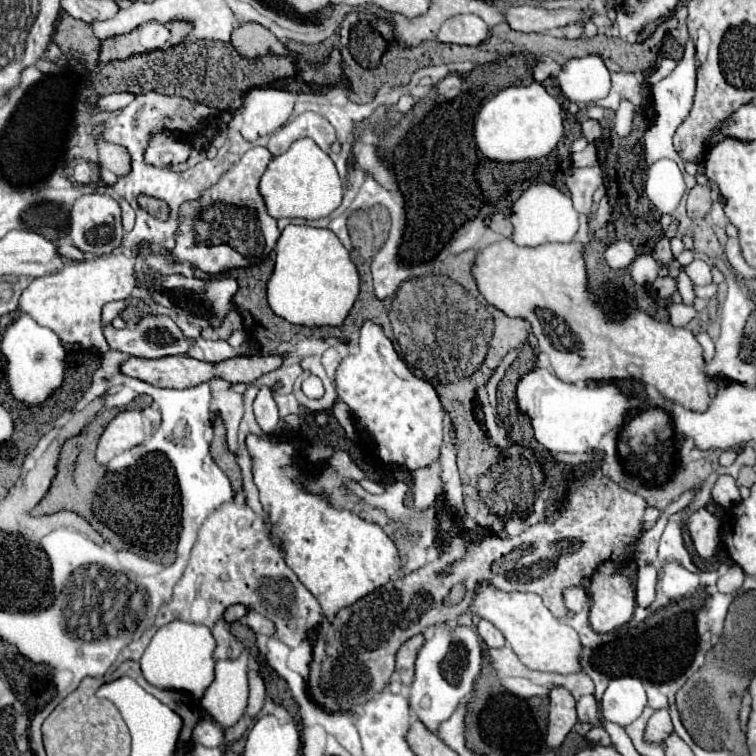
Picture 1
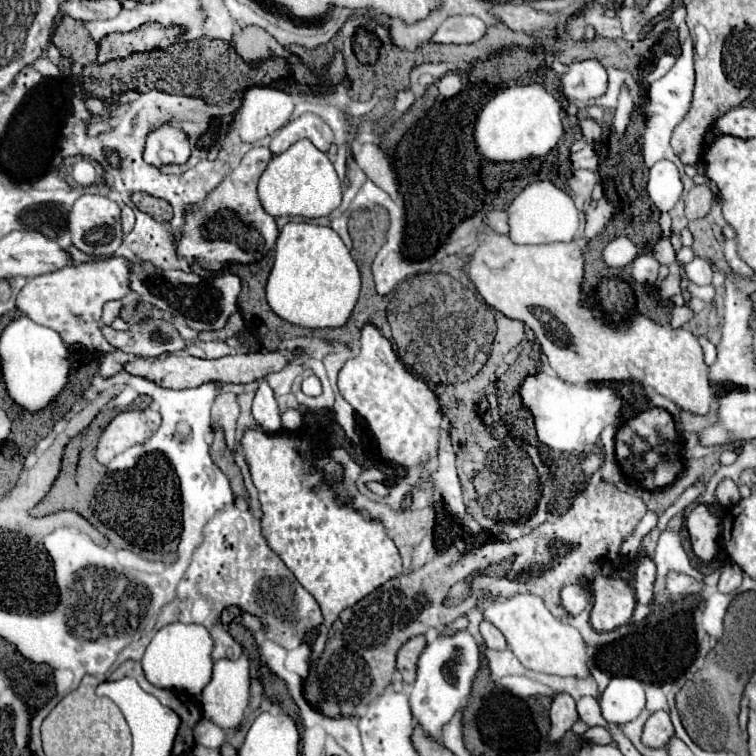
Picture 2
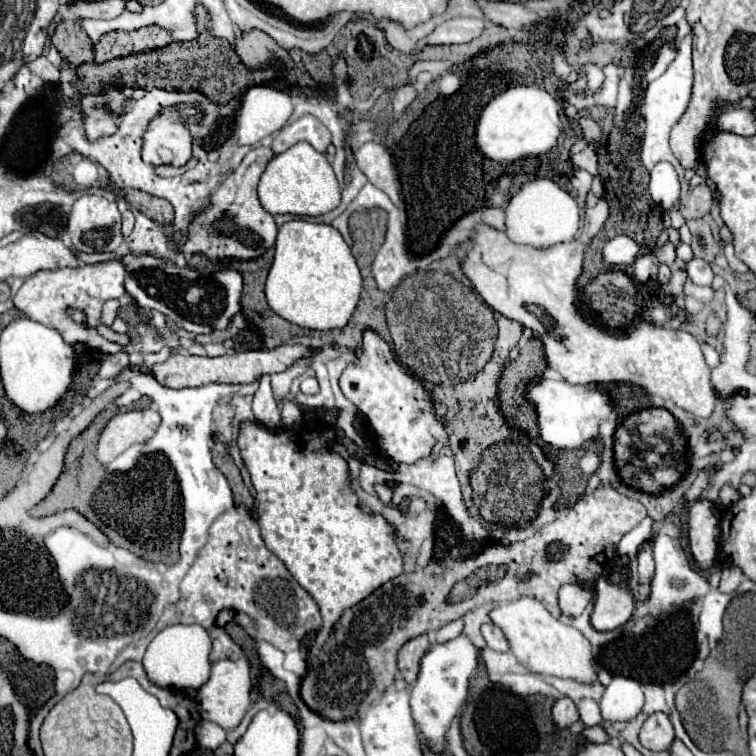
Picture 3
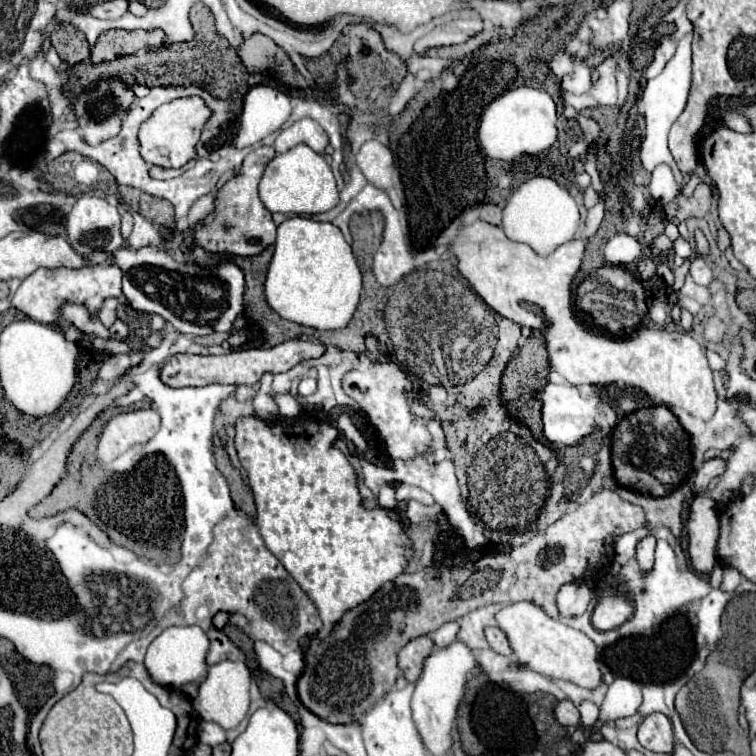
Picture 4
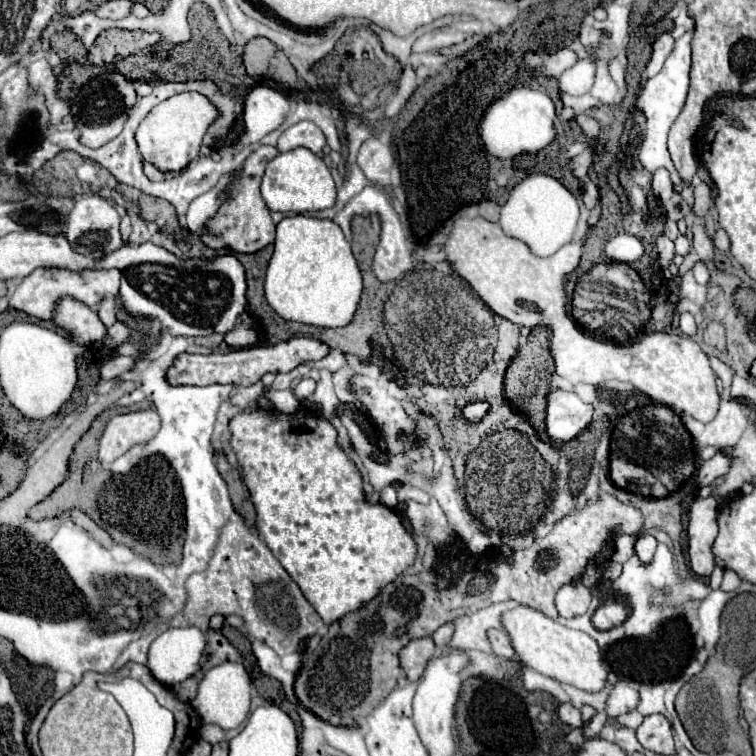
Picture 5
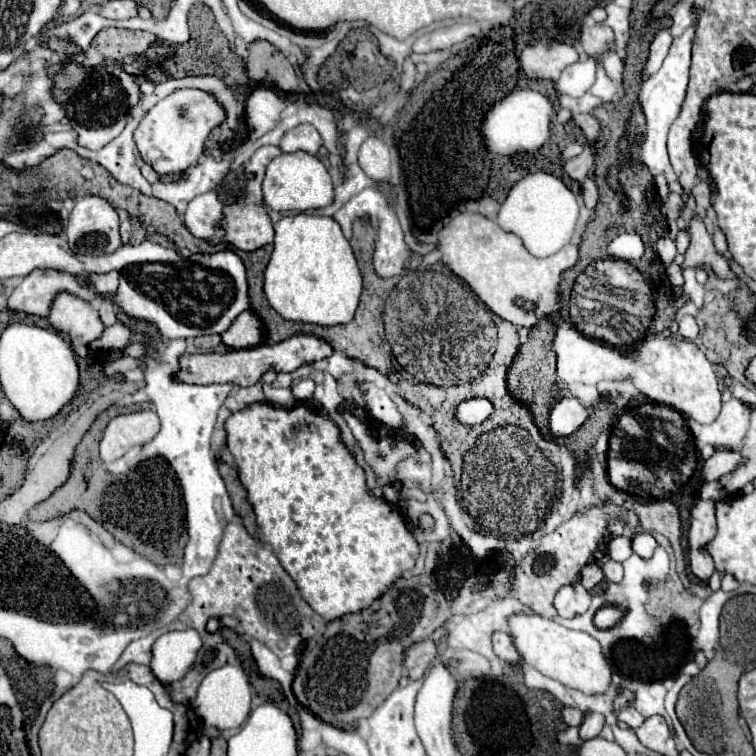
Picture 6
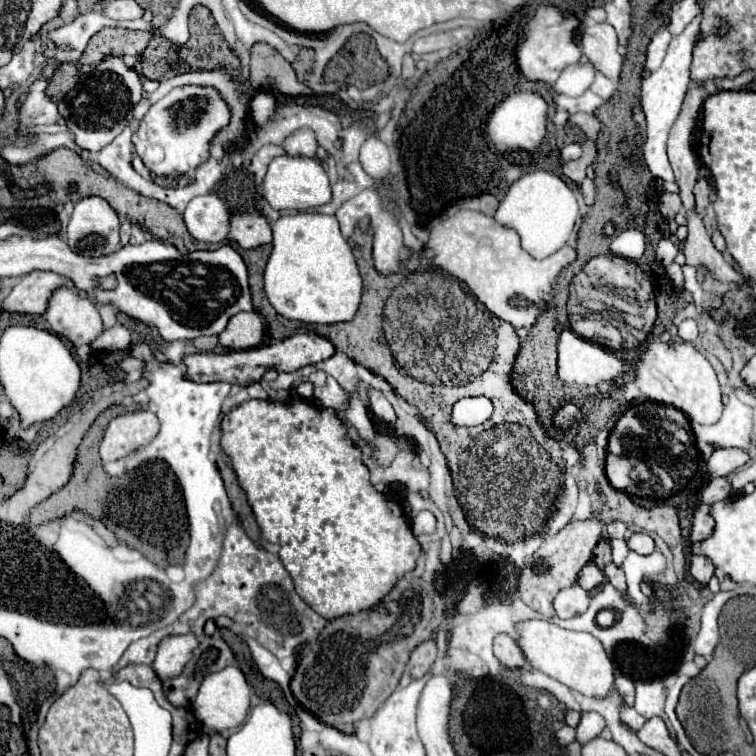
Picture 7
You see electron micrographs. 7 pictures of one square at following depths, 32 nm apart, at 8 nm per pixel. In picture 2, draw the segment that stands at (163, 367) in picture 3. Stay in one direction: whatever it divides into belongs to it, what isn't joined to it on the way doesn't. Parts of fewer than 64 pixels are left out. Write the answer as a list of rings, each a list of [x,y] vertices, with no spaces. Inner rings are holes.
[[[276,350],[276,352],[250,352],[250,354],[236,354],[224,356],[220,360],[202,360],[190,354],[170,354],[164,360],[144,360],[136,358],[124,364],[124,370],[132,376],[142,376],[162,388],[194,388],[206,382],[230,382],[230,384],[248,384],[264,378],[270,372],[282,370],[288,360],[298,354],[294,350]]]

